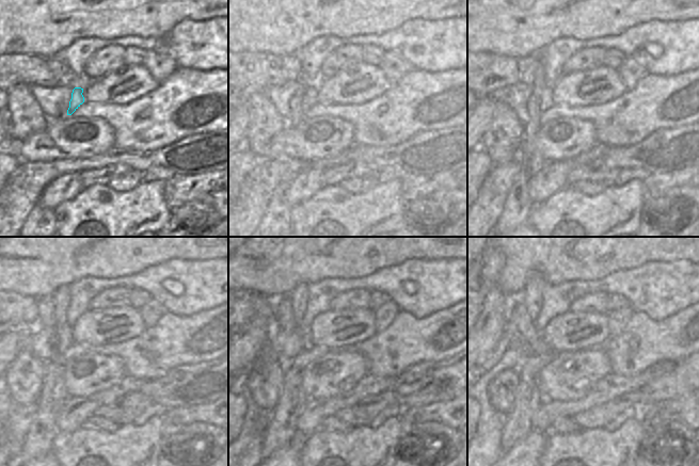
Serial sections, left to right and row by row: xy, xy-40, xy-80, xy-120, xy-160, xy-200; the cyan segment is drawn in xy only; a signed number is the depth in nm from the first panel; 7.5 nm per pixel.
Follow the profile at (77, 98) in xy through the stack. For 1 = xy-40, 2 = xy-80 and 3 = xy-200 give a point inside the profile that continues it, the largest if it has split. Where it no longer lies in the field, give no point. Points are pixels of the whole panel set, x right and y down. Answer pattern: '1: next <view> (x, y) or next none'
1: next xy-40 (299, 105)
2: next xy-80 (518, 206)
3: next xy-200 (528, 396)

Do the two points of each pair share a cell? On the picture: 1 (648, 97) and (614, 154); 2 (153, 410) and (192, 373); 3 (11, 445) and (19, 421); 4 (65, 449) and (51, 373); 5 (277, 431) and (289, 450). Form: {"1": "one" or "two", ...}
{"1": "two", "2": "two", "3": "one", "4": "two", "5": "two"}

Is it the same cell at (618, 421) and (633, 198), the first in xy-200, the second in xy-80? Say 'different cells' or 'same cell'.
different cells

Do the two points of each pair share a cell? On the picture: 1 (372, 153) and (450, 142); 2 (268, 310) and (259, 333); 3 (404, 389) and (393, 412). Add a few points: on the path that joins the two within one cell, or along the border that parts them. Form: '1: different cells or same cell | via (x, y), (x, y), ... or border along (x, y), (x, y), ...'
1: same cell | via (392, 155), (421, 155), (431, 151)
2: same cell | via (264, 316), (259, 327)
3: different cells | border along (397, 403), (402, 408)

